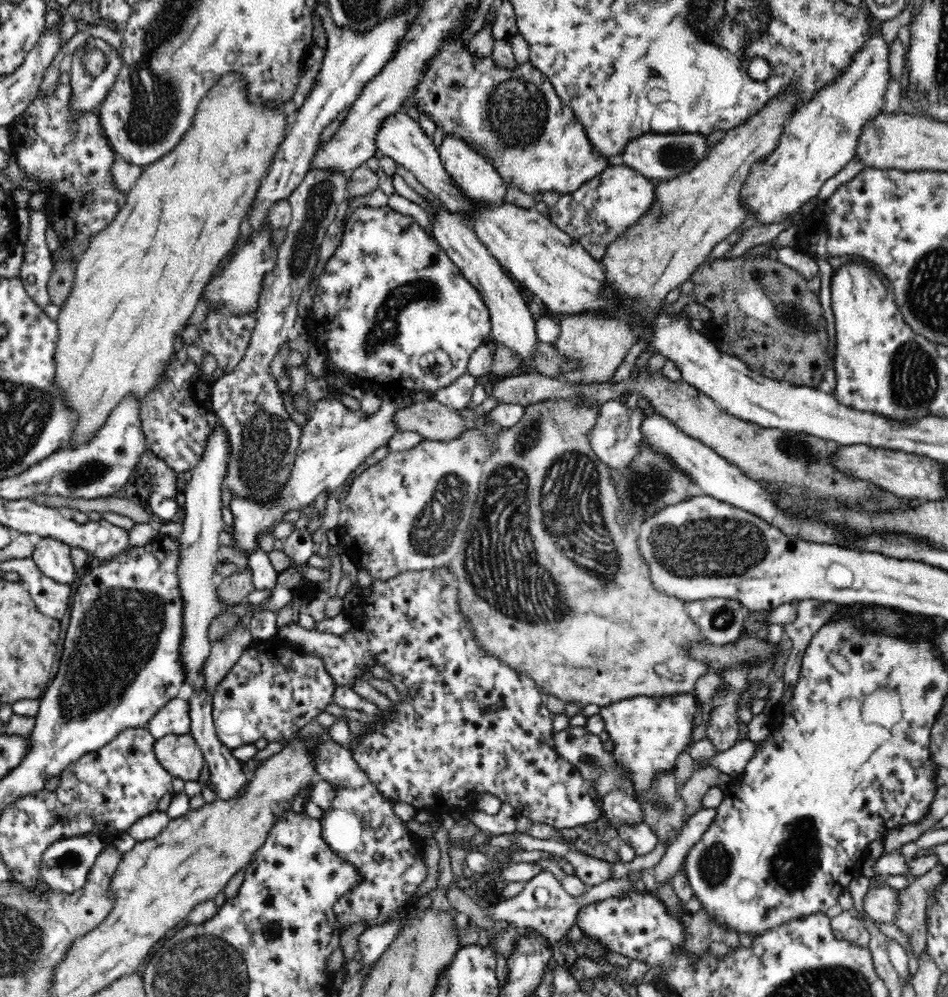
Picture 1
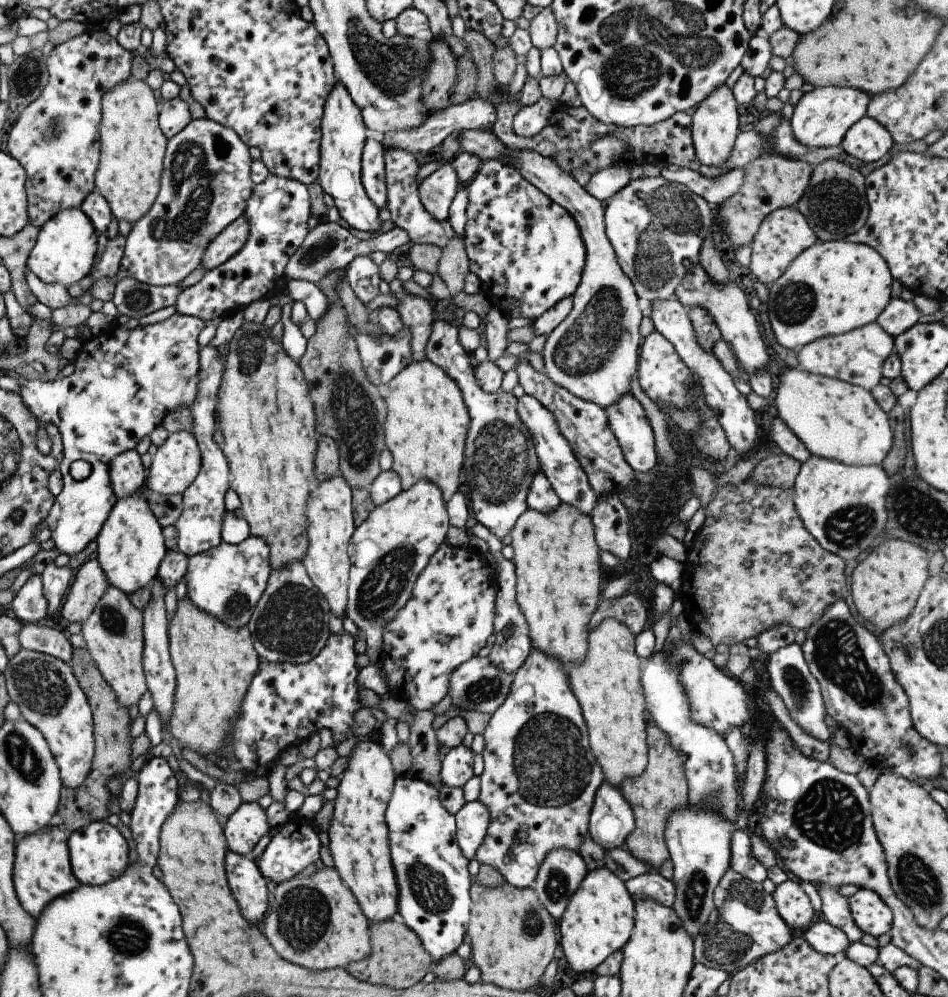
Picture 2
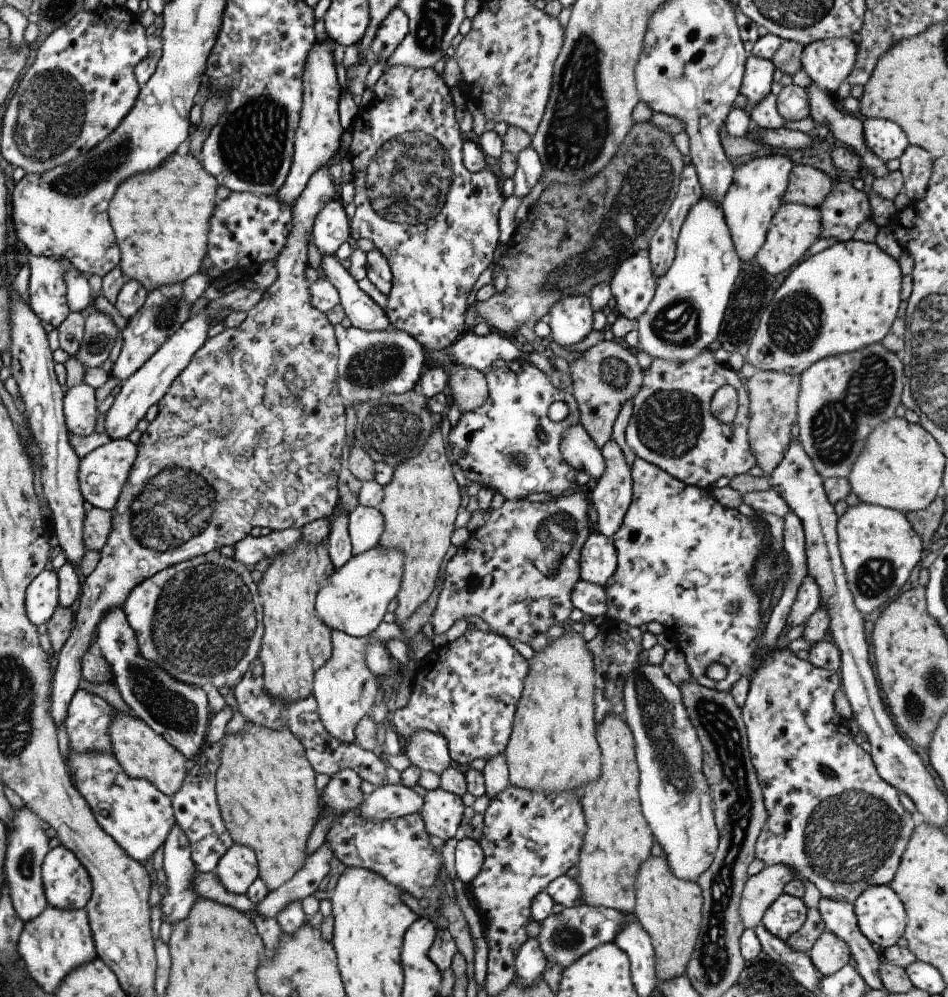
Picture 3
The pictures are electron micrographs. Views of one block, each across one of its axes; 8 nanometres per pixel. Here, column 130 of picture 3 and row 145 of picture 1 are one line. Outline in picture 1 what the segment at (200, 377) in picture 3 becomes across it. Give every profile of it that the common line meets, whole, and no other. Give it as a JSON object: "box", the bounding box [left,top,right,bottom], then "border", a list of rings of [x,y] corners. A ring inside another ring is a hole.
{"box":[404,21,608,196],"border":[[[470,21],[465,24],[464,30],[450,35],[440,56],[434,56],[426,66],[424,80],[416,84],[414,94],[406,98],[404,106],[416,106],[418,112],[428,115],[444,135],[453,134],[467,142],[492,162],[504,184],[515,186],[526,194],[534,196],[537,192],[549,190],[565,195],[601,174],[608,167],[607,158],[590,144],[584,127],[577,121],[574,112],[560,101],[548,78],[530,62],[519,63],[516,68],[507,70],[497,66],[491,56],[473,56],[469,52],[469,44],[462,41],[469,28]]]}

